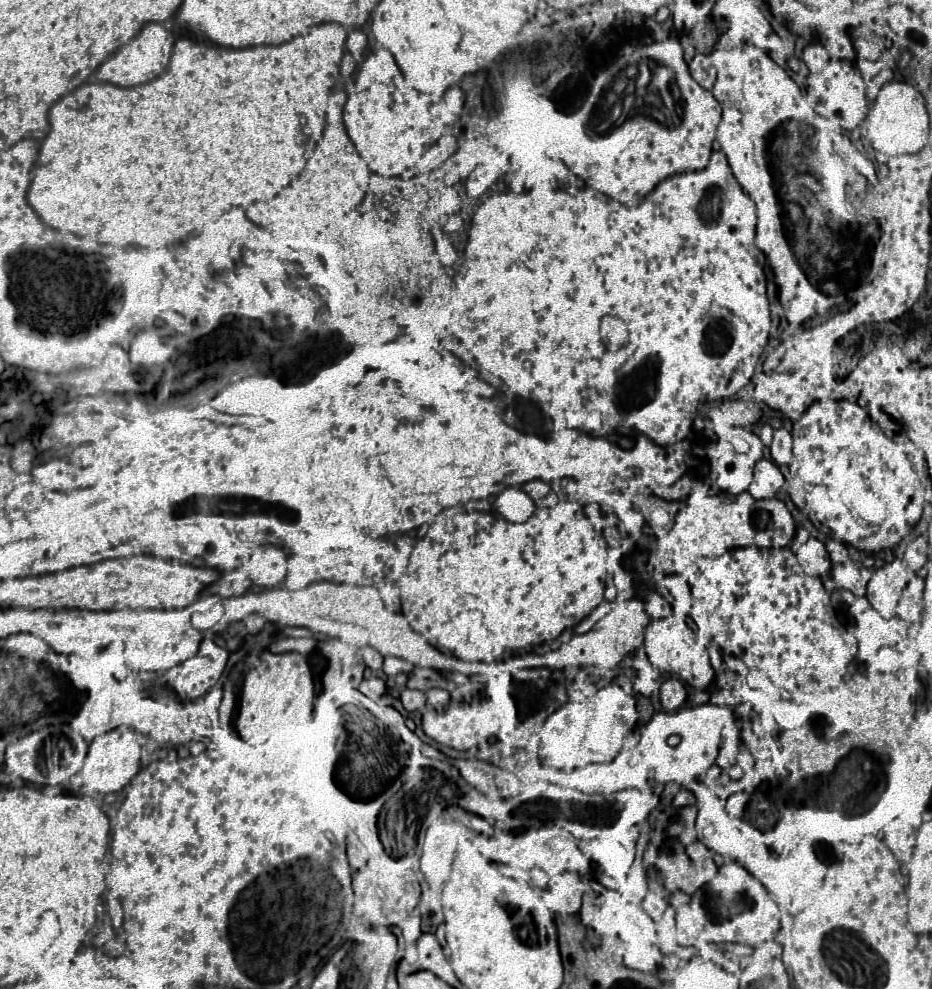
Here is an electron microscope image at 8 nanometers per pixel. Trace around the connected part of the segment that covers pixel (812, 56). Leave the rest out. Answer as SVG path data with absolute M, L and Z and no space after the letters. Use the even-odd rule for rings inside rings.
M807 42L805 50L803 50L803 60L805 60L809 72L819 72L829 62L829 54L819 42Z

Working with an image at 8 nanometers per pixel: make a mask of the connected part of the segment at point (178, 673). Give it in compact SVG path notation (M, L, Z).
M195 656L169 670L167 680L183 700L195 700L205 696L219 682L223 670L225 664Z

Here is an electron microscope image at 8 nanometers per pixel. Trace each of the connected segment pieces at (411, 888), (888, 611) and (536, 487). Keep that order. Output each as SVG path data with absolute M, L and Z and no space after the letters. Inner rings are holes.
M387 854L375 856L361 870L353 872L353 892L357 918L373 926L395 926L419 904L421 886L417 882L417 862L411 858L391 858Z
M893 560L883 568L877 568L873 572L873 578L869 580L867 596L871 606L885 618L893 616L907 580L911 580L911 572L901 560Z
M531 480L531 482L525 482L521 488L523 488L523 492L525 492L527 496L531 496L533 500L539 500L539 498L547 496L547 492L549 492L549 486L547 486L543 480Z

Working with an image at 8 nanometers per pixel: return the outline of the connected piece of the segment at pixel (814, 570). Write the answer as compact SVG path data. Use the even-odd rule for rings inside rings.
M809 538L805 544L793 546L793 550L795 550L795 556L797 556L799 566L801 566L807 574L823 576L823 574L829 572L831 562L829 562L829 558L827 558L823 540L819 540L819 538Z

